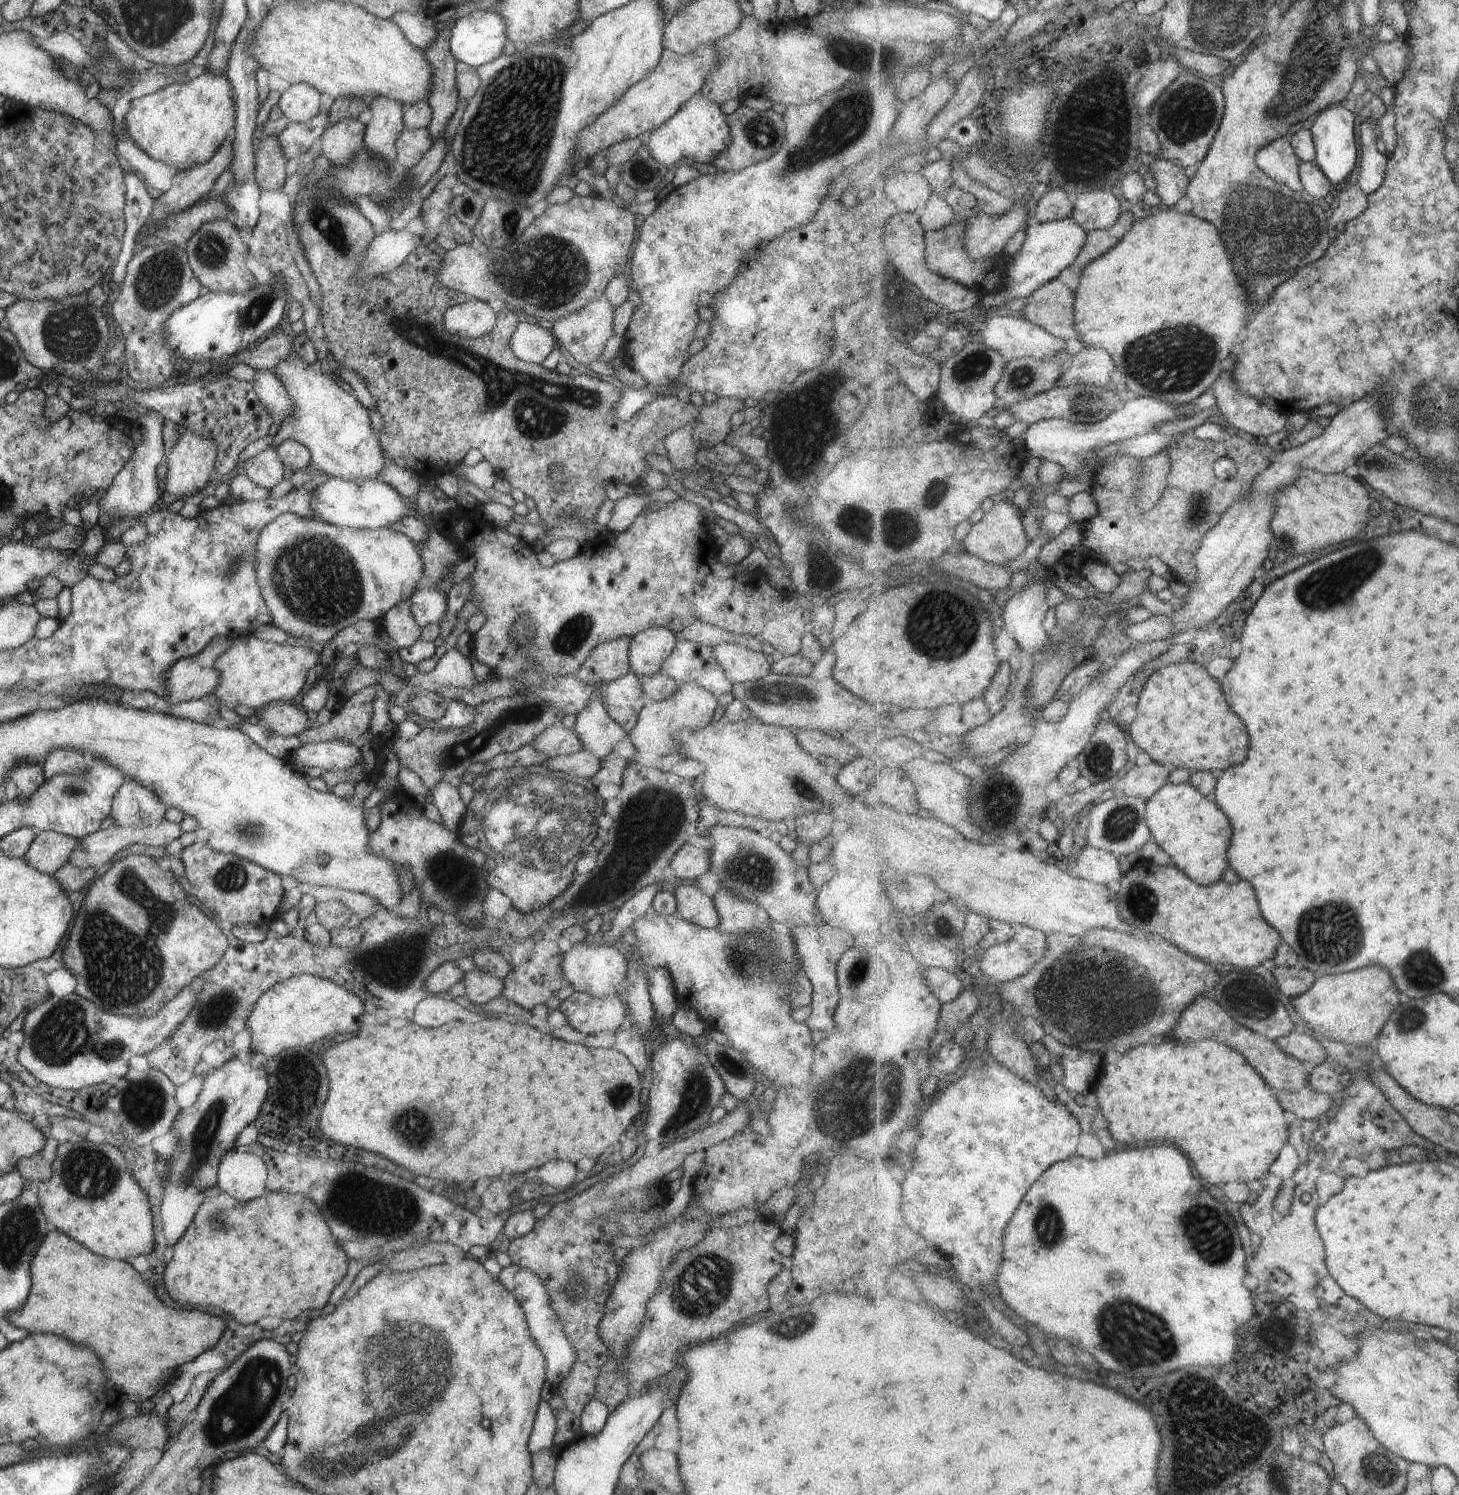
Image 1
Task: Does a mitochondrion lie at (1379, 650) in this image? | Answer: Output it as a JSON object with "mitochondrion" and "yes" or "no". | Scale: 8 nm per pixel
{"mitochondrion":"no"}

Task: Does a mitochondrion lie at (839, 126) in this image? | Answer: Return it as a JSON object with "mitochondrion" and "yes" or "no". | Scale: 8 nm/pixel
{"mitochondrion":"yes"}

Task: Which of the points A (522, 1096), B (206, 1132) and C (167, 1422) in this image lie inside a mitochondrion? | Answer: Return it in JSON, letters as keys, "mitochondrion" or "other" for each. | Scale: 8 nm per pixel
{"A":"other","B":"mitochondrion","C":"other"}

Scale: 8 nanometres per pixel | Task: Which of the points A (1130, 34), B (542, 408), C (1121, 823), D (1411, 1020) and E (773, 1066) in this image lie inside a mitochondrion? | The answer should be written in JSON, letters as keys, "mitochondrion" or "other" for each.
{"A":"other","B":"mitochondrion","C":"mitochondrion","D":"mitochondrion","E":"other"}

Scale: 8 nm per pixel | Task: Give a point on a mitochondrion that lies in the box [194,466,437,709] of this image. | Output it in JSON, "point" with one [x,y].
{"point":[315,581]}

